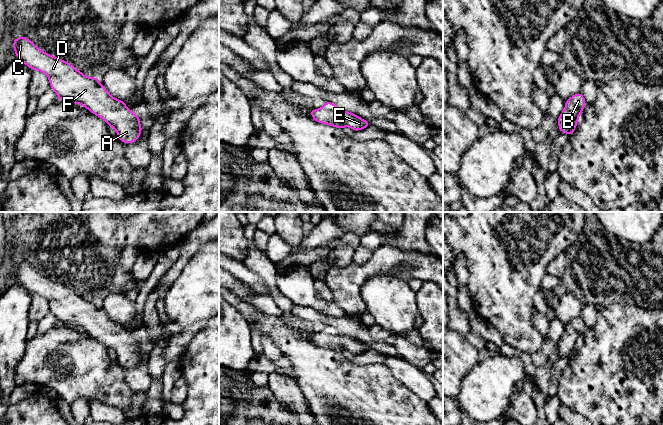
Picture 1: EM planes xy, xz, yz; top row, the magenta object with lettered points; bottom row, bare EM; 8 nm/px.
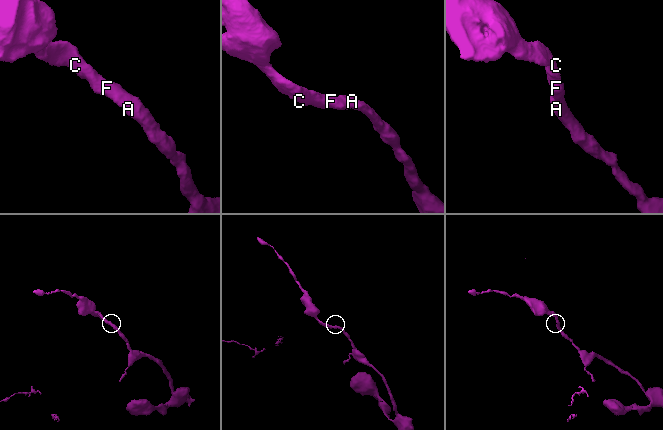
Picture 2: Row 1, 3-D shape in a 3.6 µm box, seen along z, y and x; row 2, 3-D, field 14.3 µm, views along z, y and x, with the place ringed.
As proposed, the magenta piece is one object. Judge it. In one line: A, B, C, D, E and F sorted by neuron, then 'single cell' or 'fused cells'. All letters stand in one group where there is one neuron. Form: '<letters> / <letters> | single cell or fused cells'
A B C D E F | single cell

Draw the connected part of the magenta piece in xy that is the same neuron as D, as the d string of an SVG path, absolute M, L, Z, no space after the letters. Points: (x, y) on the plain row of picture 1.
M20 260L12 265L17 282L31 294L38 294L46 298L49 302L50 311L59 324L80 328L92 338L105 344L109 351L115 353L121 366L130 368L138 364L144 353L140 350L140 341L131 335L124 325L112 321L97 301L85 300L81 295L75 293L71 287L42 275L25 260Z

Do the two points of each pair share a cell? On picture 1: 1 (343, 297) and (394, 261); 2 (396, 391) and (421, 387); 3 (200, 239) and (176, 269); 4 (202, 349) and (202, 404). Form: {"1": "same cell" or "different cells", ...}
{"1": "same cell", "2": "different cells", "3": "same cell", "4": "same cell"}

